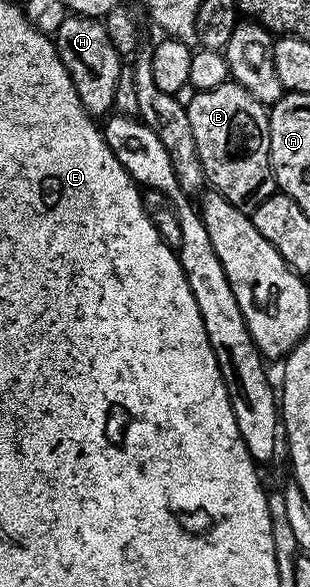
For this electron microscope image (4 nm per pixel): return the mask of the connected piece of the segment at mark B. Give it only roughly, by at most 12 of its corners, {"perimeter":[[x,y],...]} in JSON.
{"perimeter":[[229,80],[187,107],[215,193],[277,193],[269,111]]}

